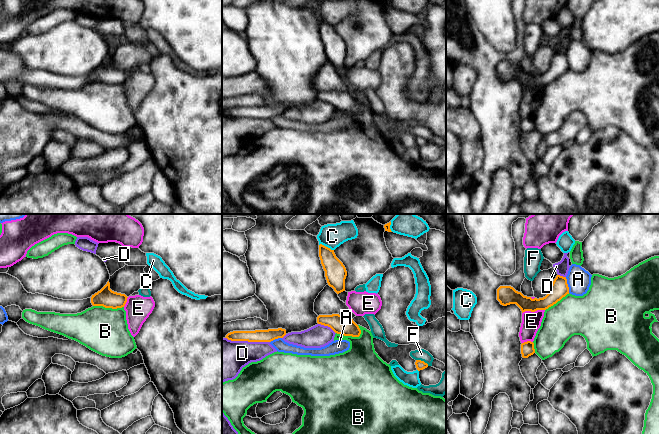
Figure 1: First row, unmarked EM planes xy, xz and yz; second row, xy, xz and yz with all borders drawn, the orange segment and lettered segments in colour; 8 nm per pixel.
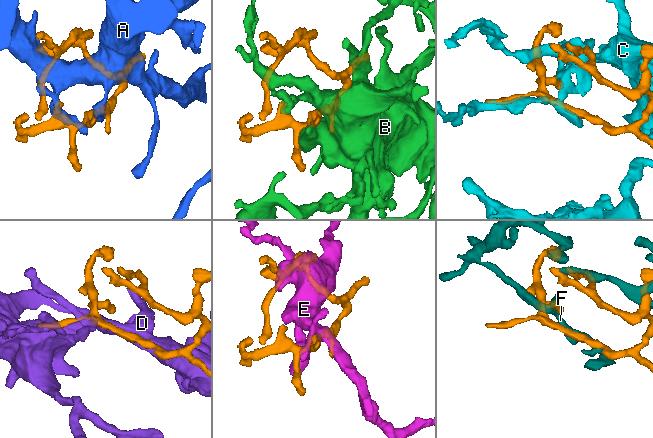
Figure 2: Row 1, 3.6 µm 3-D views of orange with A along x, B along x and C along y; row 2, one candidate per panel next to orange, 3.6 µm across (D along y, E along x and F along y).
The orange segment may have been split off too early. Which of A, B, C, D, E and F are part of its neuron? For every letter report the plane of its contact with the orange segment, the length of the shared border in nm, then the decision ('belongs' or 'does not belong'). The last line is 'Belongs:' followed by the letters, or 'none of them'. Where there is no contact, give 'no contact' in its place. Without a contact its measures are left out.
A: yz | 130 nm | does not belong
B: xz | 200 nm | belongs
C: xz | 130 nm | does not belong
D: xz | 360 nm | does not belong
E: yz | 190 nm | does not belong
F: xz | 120 nm | does not belong
Belongs: B

